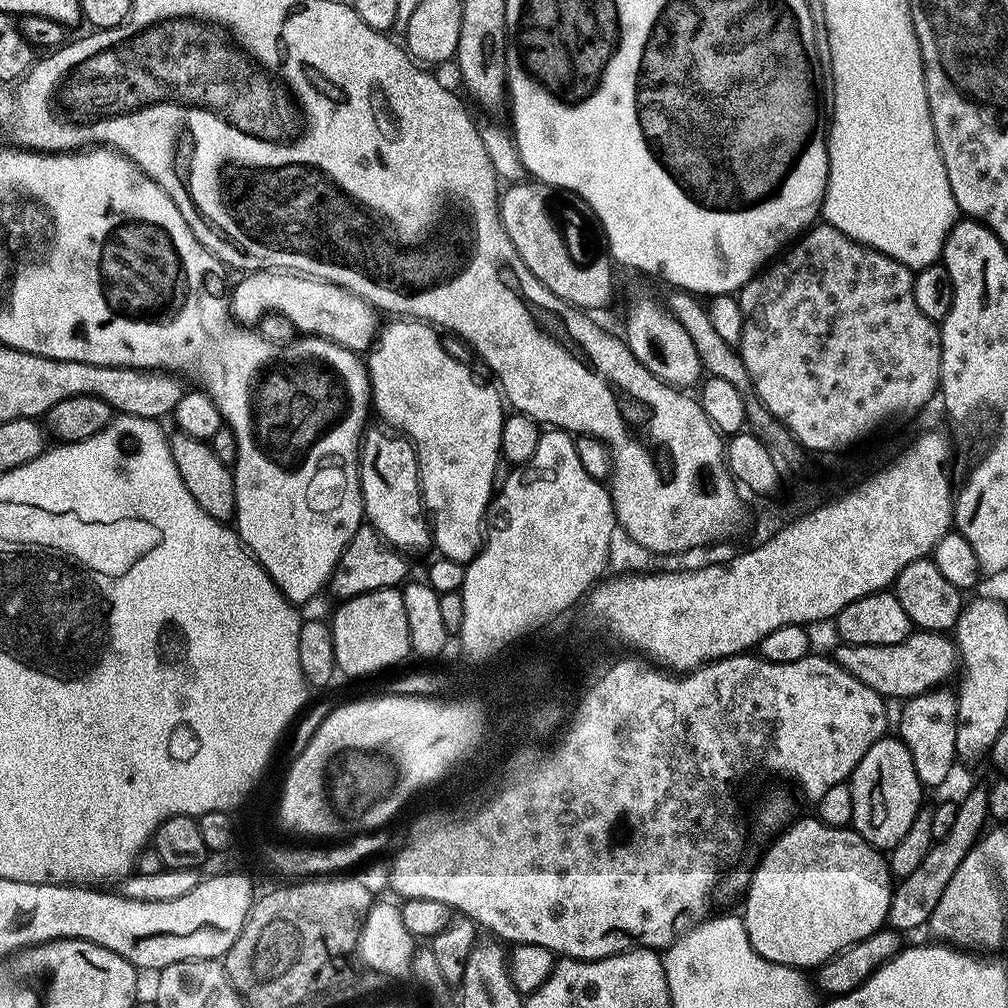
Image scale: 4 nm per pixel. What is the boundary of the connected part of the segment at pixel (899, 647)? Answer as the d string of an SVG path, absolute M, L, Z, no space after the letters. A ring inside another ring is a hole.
M916 630L902 642L894 642L894 646L858 646L843 642L837 645L834 659L838 666L842 666L842 670L846 670L846 674L858 678L858 682L870 686L870 690L882 697L893 696L897 702L947 685L947 680L958 672L955 643L947 635L938 632Z

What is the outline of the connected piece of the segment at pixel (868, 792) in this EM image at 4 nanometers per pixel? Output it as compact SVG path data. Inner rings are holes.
M885 734L870 746L870 750L866 750L866 754L862 754L862 762L858 762L852 771L850 785L853 794L851 827L867 844L876 848L890 850L921 815L920 803L926 789L914 771L910 750L895 735Z

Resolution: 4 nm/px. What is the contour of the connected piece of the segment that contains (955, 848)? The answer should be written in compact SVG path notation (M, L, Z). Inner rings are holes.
M975 786L968 795L964 796L958 803L958 815L954 818L953 828L946 837L933 843L930 853L923 859L914 873L903 877L892 891L890 910L888 911L887 925L896 931L907 934L921 926L927 925L930 914L942 898L942 891L949 885L954 871L958 870L962 858L976 844L979 836L988 822L988 788Z

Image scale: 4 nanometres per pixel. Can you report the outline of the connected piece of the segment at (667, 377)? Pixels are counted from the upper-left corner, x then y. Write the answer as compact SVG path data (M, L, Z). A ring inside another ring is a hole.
M636 300L628 308L628 321L624 324L622 339L628 349L664 384L670 384L679 390L691 389L702 380L702 369L698 350L694 350L694 342L690 342L690 334L686 334L682 322L678 322L663 303L656 300Z

